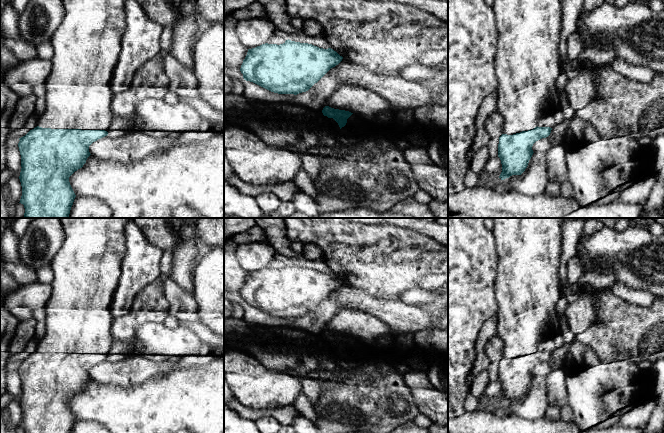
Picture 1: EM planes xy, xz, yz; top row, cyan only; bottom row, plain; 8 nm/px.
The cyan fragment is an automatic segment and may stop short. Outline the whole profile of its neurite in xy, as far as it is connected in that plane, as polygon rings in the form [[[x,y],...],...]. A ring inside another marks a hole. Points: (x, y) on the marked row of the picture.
[[[62,0],[62,2],[65,10],[64,17],[51,38],[54,55],[51,59],[52,71],[44,84],[46,87],[45,111],[38,118],[38,126],[30,130],[25,136],[19,138],[20,141],[18,143],[22,167],[19,176],[22,186],[22,196],[19,203],[24,205],[24,218],[69,218],[70,210],[76,197],[70,185],[69,177],[86,163],[87,158],[91,155],[89,146],[98,139],[108,135],[107,131],[114,118],[111,111],[111,102],[114,93],[111,90],[110,82],[121,51],[121,40],[126,28],[126,0]]]

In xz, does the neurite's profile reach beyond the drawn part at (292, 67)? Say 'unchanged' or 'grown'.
unchanged

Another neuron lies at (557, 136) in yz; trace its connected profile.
[[[565,119],[562,123],[555,125],[548,137],[542,138],[533,144],[533,152],[547,152],[552,146],[563,144],[565,132],[569,127],[570,122],[570,119]]]

